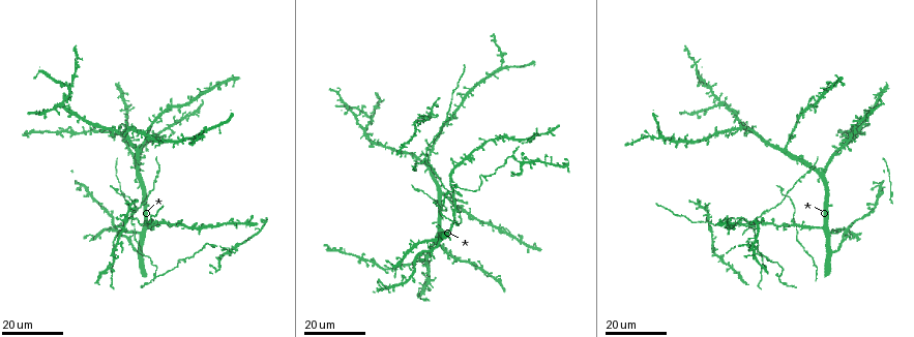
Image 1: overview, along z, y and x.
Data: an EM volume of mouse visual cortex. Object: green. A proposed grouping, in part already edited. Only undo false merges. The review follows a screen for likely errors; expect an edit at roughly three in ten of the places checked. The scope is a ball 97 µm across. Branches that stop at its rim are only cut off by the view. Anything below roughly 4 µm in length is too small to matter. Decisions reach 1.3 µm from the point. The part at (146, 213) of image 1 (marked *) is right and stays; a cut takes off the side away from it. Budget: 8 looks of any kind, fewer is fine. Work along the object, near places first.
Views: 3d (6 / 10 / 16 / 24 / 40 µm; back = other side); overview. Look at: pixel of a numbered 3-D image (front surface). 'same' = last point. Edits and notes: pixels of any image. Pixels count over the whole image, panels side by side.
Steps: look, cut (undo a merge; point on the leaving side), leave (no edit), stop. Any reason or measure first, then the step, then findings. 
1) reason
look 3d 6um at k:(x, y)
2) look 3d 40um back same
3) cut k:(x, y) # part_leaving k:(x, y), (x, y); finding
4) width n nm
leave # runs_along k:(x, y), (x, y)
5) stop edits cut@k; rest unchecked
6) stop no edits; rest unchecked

calibre changes
look 3d 24um at 1:(481, 176)

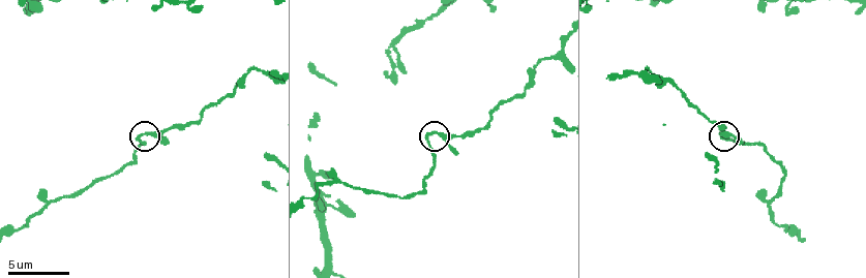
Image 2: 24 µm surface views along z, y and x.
zoom in
look 3d 6um at 2:(140, 134)

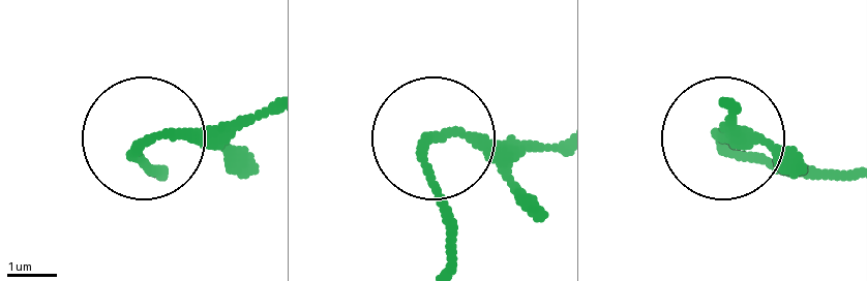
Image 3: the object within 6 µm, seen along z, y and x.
width 200 nm
leave # one cell here

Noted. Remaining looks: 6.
small branch off a trunk
look 3d 16um at 1:(424, 157)

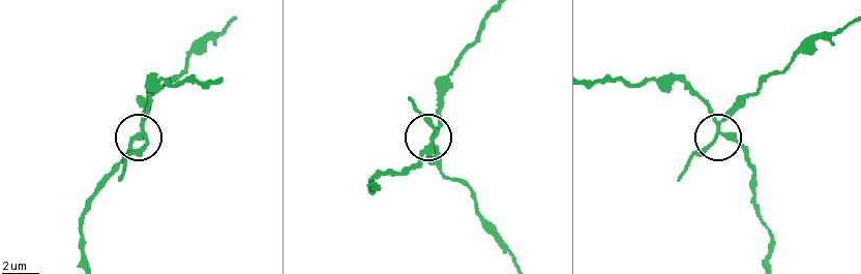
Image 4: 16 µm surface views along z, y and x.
look 3d 10um at 4:(718, 126)

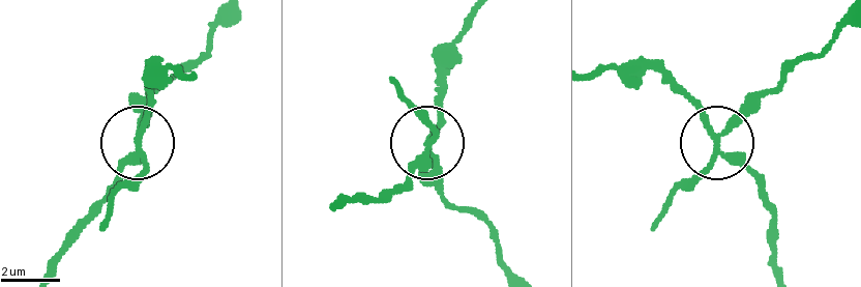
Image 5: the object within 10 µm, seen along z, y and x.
look 3d 10um back at 5:(429, 143)

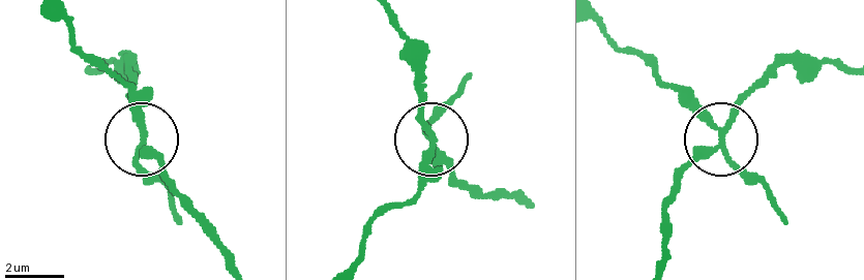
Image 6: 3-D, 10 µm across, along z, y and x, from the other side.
cut 6:(151, 173) # part_leaving 6:(142, 142), (140, 107), (120, 81), (78, 51), (58, 17); two cells meet here

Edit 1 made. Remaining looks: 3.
look 3d 24um at 1:(126, 222)

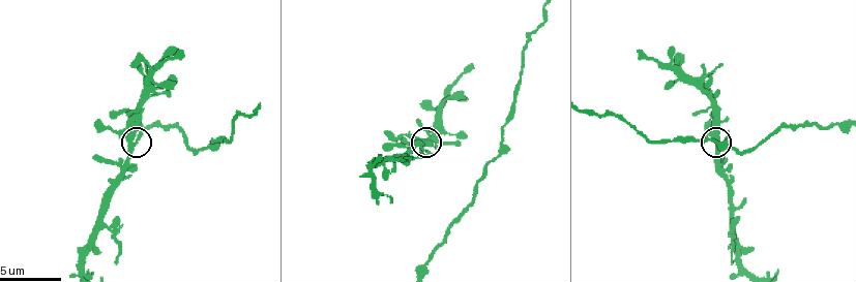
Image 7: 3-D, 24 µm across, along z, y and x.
look 3d 6um at 7:(132, 144)

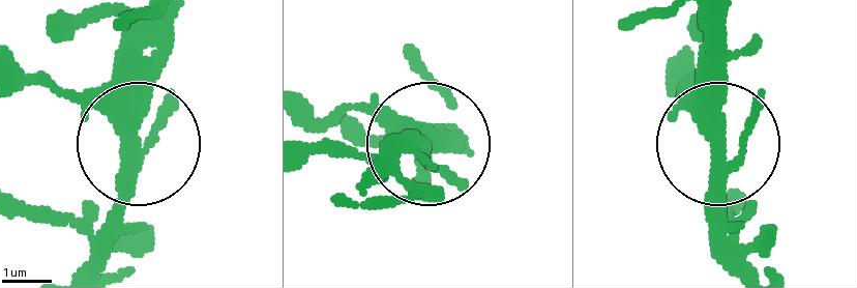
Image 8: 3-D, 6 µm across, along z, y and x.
width 310 nm
leave # all the same cell

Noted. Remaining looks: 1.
stop edits cut@6; rest unchecked

